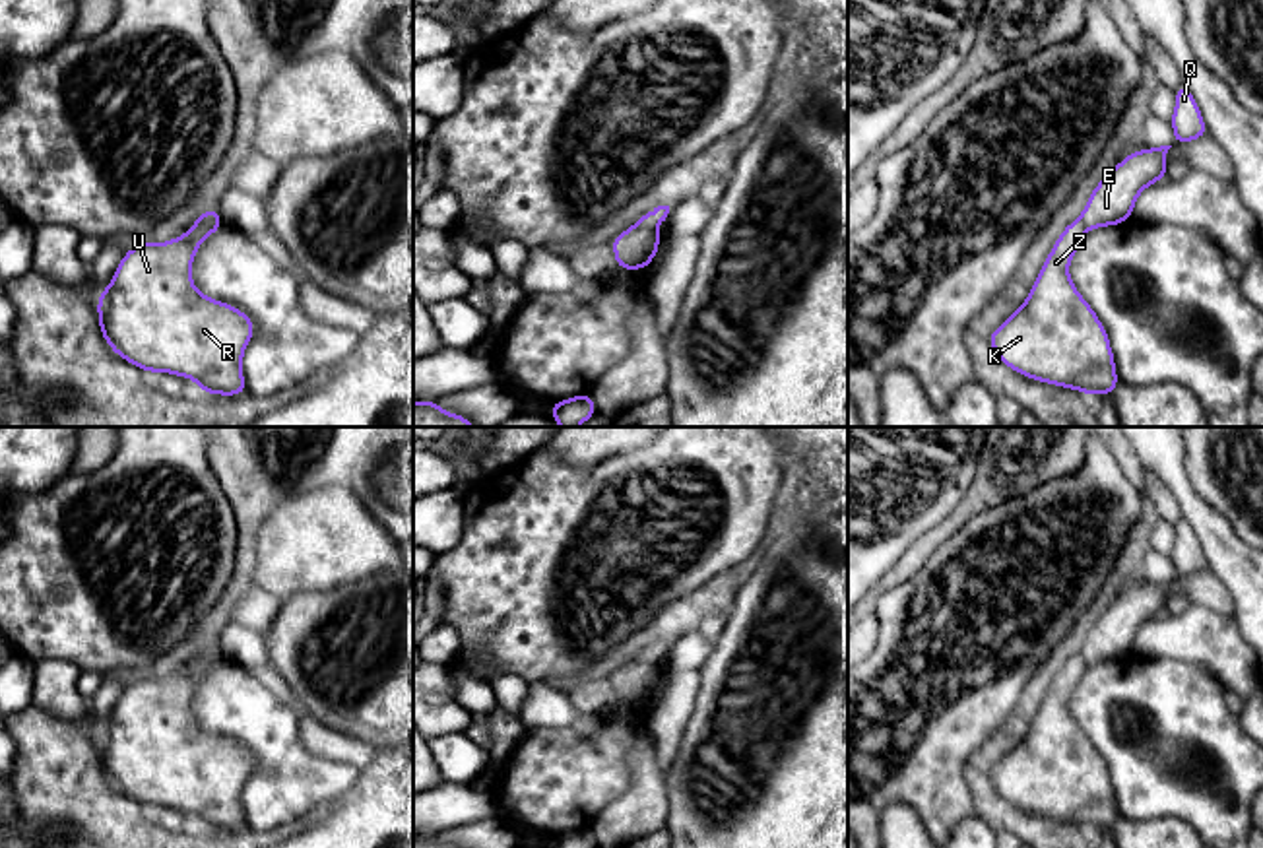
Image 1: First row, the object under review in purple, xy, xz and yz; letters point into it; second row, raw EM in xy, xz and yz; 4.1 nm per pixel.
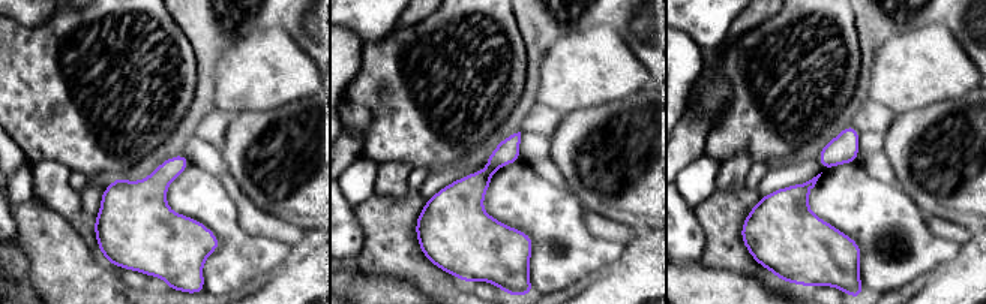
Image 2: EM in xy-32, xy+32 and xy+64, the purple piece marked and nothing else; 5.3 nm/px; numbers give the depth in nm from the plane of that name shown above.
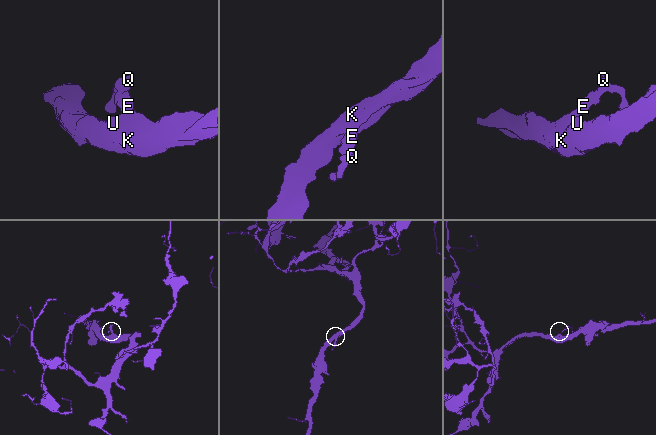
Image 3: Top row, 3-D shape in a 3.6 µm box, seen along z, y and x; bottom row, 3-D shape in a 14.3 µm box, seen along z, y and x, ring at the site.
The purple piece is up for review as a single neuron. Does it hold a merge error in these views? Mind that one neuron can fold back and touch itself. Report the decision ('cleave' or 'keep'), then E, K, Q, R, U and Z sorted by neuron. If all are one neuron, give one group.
cleave | E Q / K R U Z

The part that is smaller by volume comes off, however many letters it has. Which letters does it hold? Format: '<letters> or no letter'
E, Q

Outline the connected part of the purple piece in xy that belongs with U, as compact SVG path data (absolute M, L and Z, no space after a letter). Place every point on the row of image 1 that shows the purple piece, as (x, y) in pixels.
M225 223L192 225L167 243L138 243L118 262L111 283L97 295L99 330L107 345L144 373L171 373L194 378L198 392L244 396L243 355L256 332L235 305L210 299L194 287L192 260L200 245Z

